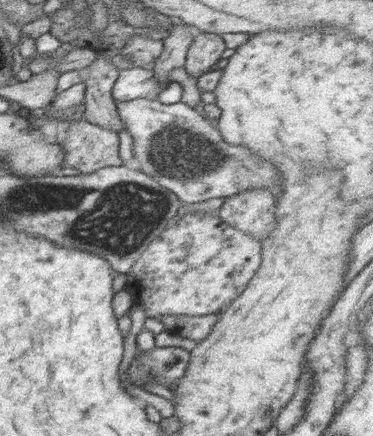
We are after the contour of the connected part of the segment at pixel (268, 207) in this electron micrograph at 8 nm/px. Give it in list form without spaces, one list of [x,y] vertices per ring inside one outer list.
[[[268,189],[248,190],[228,196],[218,210],[218,217],[241,232],[251,234],[261,244],[275,228],[277,204]]]

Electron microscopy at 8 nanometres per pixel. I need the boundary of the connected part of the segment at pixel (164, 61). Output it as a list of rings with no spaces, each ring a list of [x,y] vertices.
[[[190,25],[176,26],[163,40],[163,52],[156,64],[156,80],[164,89],[169,83],[168,71],[184,66],[188,49],[194,41]]]

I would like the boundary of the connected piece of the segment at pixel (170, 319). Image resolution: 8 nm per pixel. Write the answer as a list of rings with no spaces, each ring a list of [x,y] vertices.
[[[224,310],[216,312],[216,314],[207,314],[206,316],[189,317],[188,315],[156,315],[155,319],[158,322],[165,324],[166,332],[171,332],[181,336],[182,338],[189,338],[194,342],[202,342],[213,326],[219,321]]]

